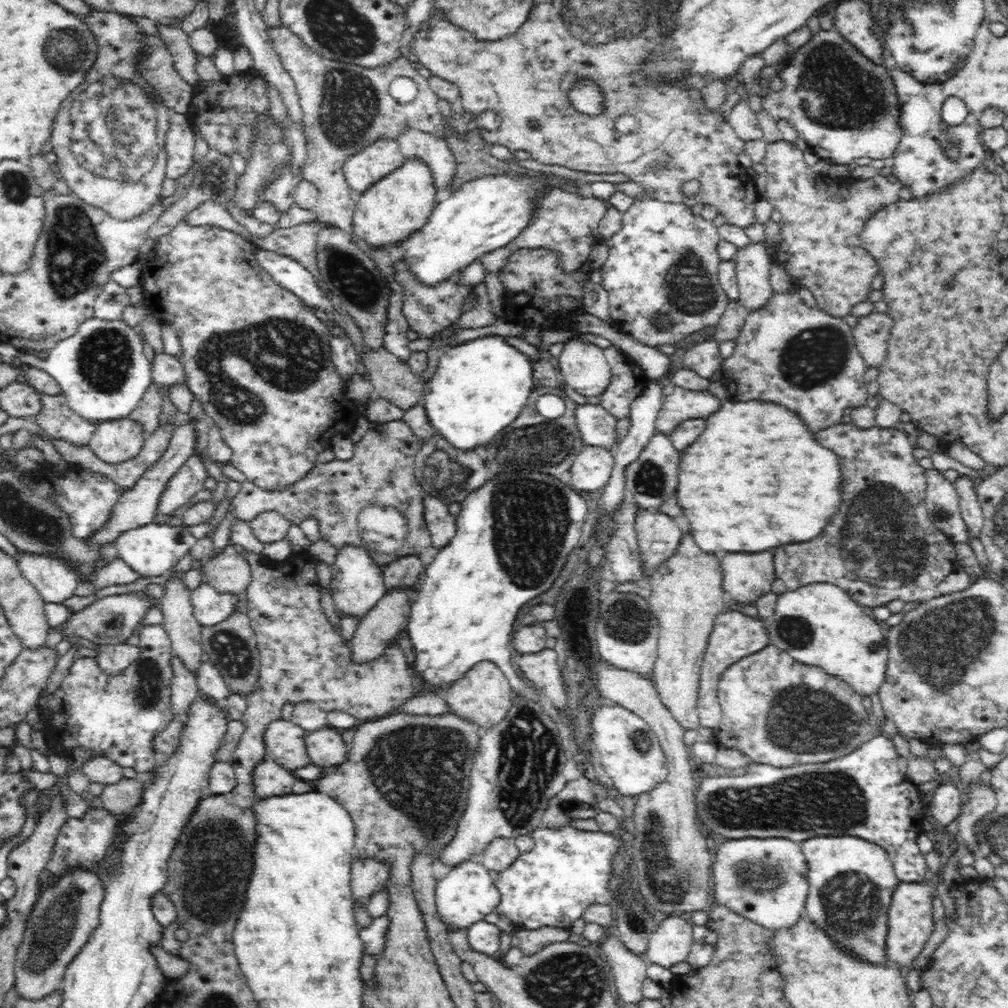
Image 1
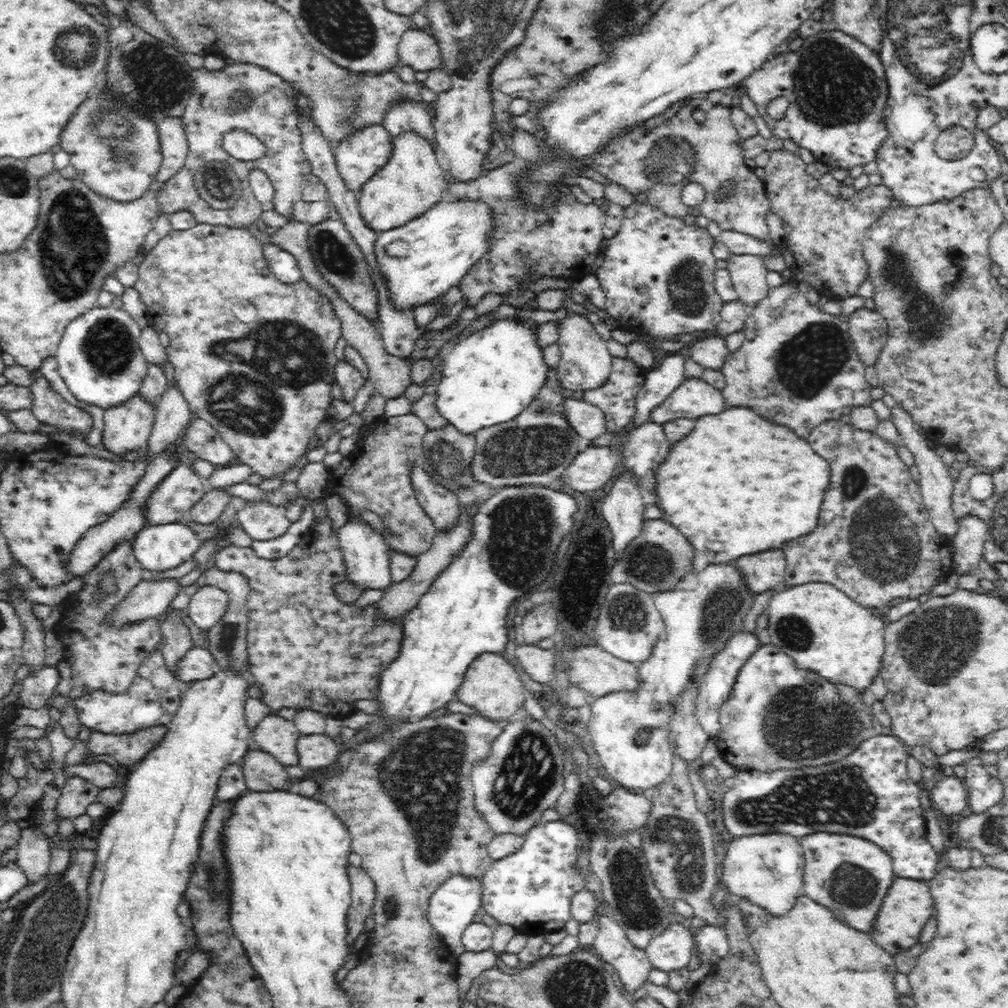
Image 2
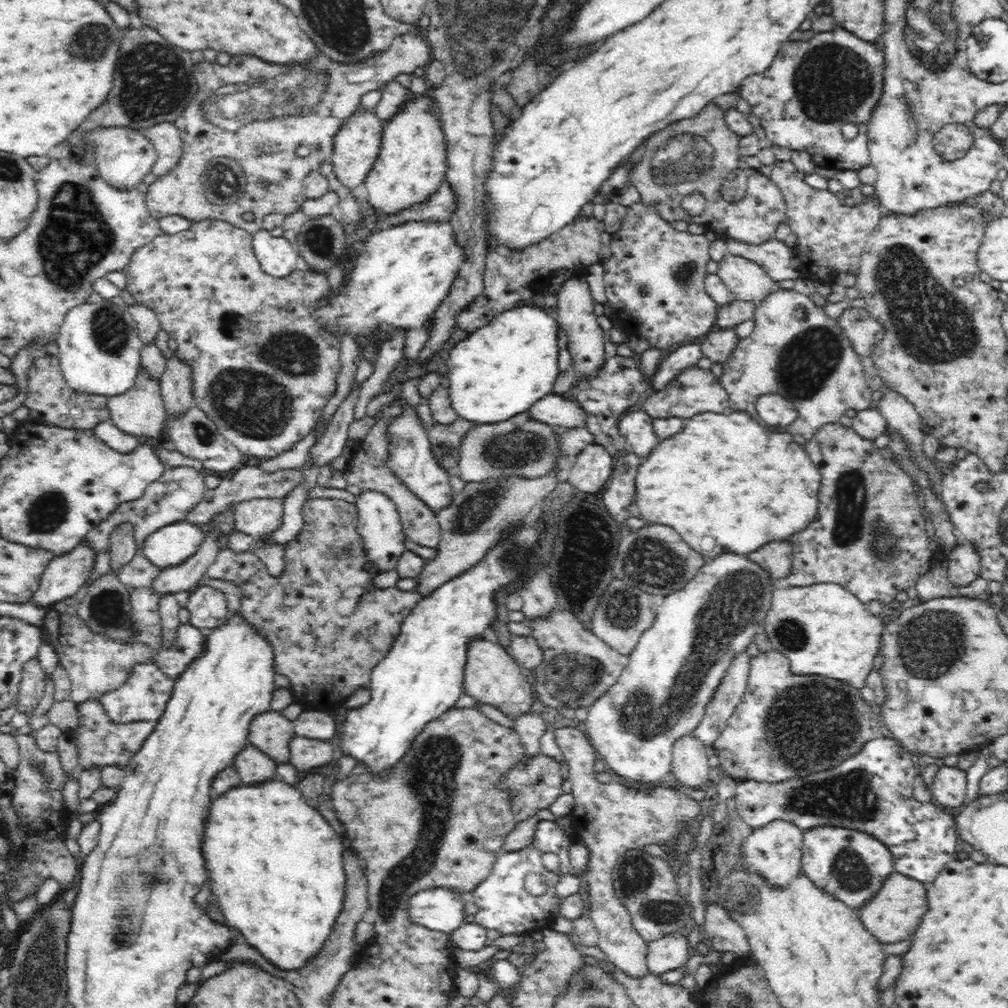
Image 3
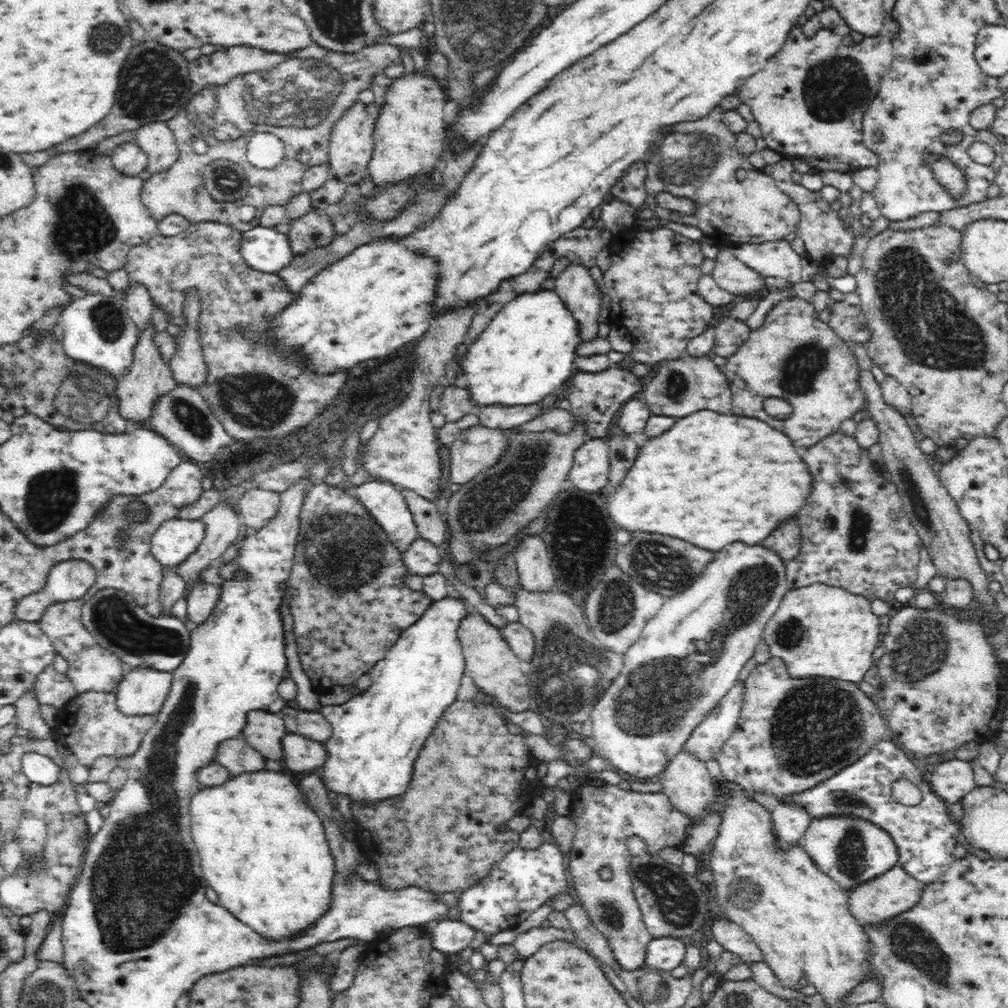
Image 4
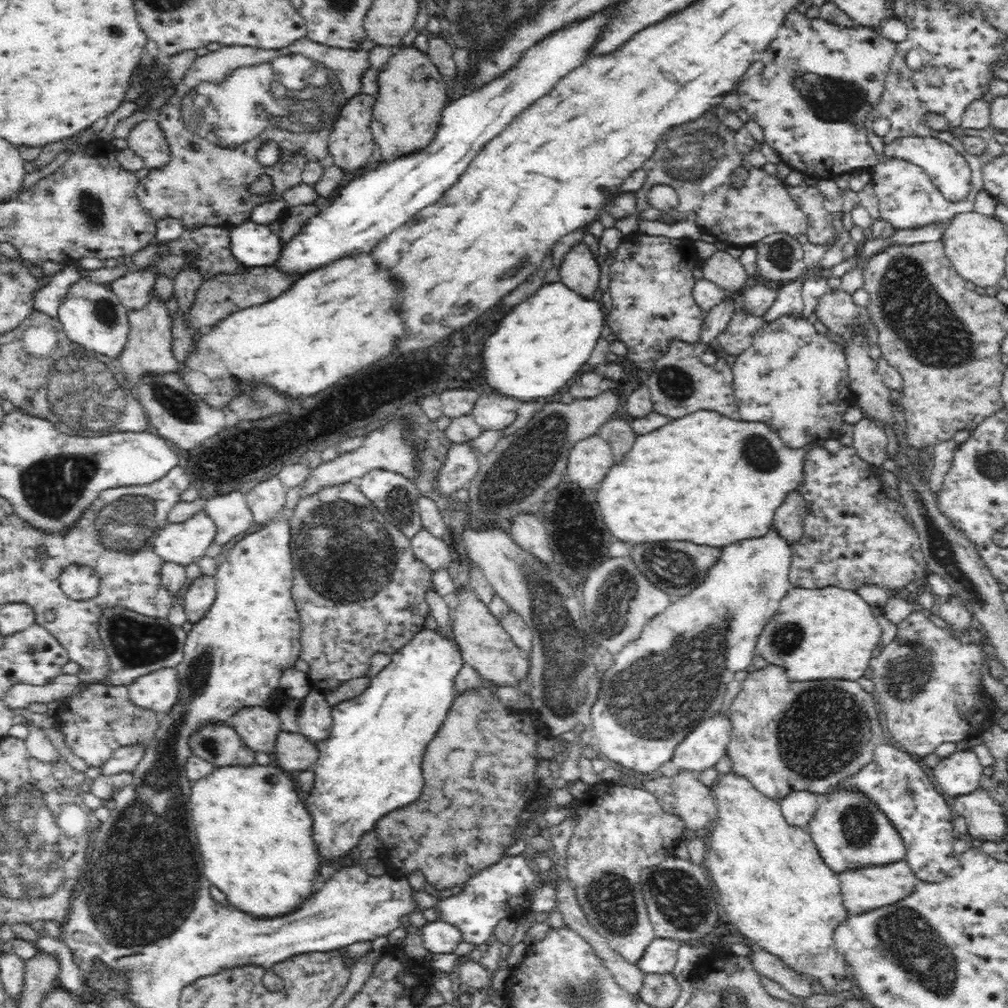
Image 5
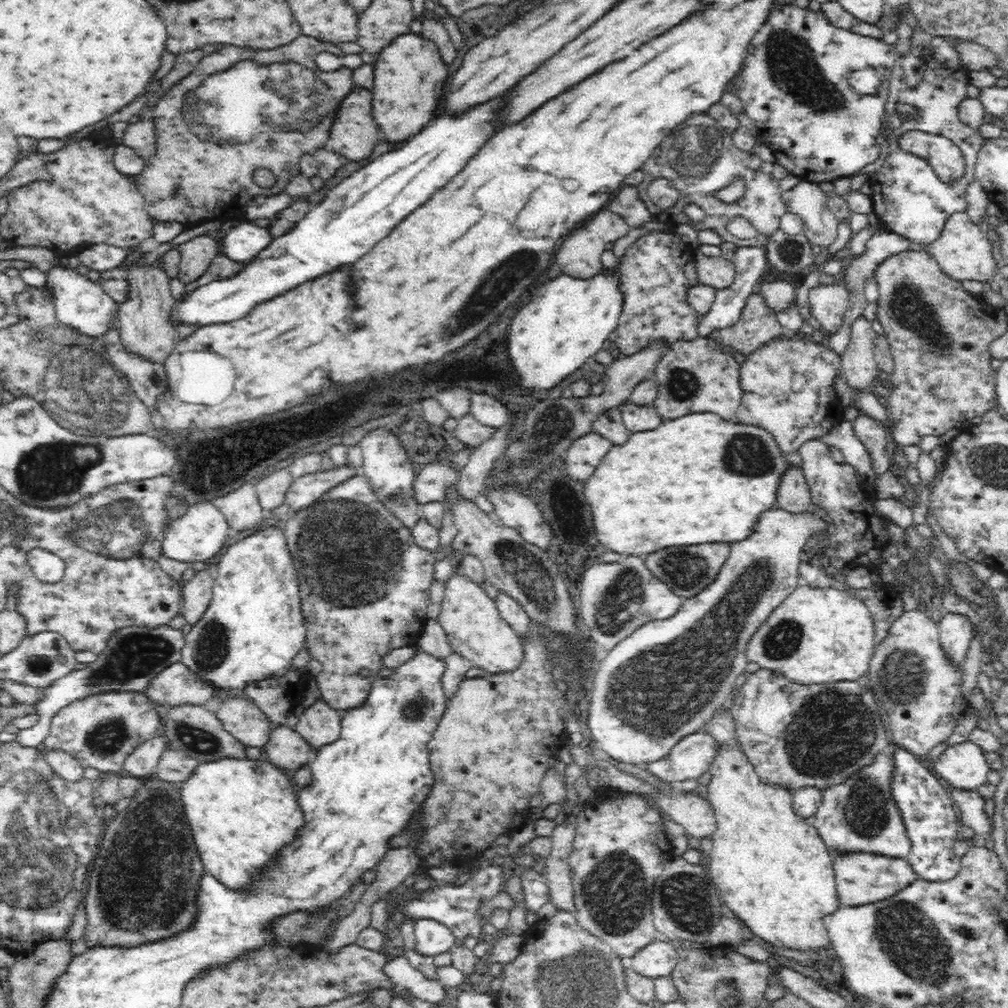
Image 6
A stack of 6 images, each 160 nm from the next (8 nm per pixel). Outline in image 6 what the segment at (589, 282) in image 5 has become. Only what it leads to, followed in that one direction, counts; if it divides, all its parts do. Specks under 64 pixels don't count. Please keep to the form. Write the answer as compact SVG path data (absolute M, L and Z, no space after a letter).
M602 208L594 214L585 223L574 229L566 236L566 240L561 240L558 252L554 254L554 262L558 264L560 270L564 274L572 275L572 277L588 278L595 275L602 269L601 258L606 252L606 246L610 242L615 242L618 238L626 236L630 232L631 226L615 212Z

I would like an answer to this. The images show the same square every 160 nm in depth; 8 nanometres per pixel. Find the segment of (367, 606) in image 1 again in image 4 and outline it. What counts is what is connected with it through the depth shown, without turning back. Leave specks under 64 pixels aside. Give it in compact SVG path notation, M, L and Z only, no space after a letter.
M376 479L358 486L354 494L384 527L388 538L400 551L405 551L419 537L413 513L399 486Z

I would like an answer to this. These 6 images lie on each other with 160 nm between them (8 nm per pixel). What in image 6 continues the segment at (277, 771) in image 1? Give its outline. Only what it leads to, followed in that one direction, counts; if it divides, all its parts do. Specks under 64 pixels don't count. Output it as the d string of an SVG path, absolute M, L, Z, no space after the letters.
M182 703L160 709L162 729L159 734L169 741L169 747L181 750L186 753L186 756L198 762L210 762L212 759L226 757L246 757L245 745L224 730L212 707L205 707L196 703Z

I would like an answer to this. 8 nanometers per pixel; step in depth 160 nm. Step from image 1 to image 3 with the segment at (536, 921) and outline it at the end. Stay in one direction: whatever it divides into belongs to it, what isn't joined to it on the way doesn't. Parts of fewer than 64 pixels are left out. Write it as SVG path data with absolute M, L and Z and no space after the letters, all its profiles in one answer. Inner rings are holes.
M540 821L536 824L532 843L517 851L502 852L492 872L468 895L478 906L474 923L487 930L498 930L500 935L512 935L525 933L528 924L538 924L542 918L550 920L558 916L560 898L555 897L555 890L562 874L570 874L572 870L569 857L572 841L554 821ZM548 852L558 856L558 872L551 872L542 864L542 856Z

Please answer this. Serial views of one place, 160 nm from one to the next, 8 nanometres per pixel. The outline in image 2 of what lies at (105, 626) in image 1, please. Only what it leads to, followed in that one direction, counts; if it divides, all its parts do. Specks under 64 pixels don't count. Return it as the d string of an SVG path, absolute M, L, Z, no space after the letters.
M176 578L144 580L130 591L126 600L108 614L108 623L123 625L140 619L150 618L166 612L172 598L180 592L182 584Z

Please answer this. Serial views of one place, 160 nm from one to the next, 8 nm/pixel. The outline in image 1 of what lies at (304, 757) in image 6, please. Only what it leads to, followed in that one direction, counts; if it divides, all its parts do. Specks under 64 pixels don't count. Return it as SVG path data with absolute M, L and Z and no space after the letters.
M335 728L306 732L304 742L310 765L333 770L346 760L348 746Z

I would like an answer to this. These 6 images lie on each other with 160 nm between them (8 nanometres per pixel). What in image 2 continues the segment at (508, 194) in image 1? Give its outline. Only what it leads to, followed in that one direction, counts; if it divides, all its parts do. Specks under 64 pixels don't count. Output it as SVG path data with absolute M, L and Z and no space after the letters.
M441 200L424 214L404 223L404 226L381 231L373 246L377 270L383 278L383 288L387 292L389 306L397 312L414 312L422 306L432 304L444 296L450 288L458 287L460 280L480 260L490 246L491 212L481 202L450 202Z

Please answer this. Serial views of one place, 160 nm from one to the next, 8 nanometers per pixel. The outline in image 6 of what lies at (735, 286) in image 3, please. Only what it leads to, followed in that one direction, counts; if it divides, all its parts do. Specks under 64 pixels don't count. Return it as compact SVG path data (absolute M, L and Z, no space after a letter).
M699 250L693 255L698 285L711 286L717 291L728 288L734 280L734 265L729 257L707 257Z

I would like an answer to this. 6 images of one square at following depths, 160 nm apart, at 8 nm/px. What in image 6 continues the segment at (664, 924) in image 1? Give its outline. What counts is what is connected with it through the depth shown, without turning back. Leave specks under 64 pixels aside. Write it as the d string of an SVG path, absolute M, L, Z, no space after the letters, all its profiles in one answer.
M656 940L640 948L628 961L629 967L640 976L651 979L671 976L676 969L679 957L676 948L670 942Z

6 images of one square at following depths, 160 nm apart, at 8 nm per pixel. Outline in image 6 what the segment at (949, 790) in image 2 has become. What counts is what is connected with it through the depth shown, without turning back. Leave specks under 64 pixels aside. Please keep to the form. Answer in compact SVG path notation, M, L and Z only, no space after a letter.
M971 741L948 746L934 763L946 784L969 791L987 782L990 769L985 751Z

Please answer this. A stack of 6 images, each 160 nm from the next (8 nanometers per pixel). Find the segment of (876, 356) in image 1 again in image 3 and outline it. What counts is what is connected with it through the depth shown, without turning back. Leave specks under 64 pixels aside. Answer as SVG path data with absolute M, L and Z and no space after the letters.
M849 306L836 319L844 336L860 356L869 356L872 347L883 338L885 333L885 328L864 308Z

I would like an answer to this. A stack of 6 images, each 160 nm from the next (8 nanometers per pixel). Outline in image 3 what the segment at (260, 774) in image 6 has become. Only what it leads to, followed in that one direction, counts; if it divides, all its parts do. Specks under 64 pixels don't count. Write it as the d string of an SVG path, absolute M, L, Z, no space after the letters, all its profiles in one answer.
M278 778L266 779L266 782L256 784L256 786L254 784L250 784L250 786L238 785L230 787L222 794L214 794L205 810L203 826L204 832L202 833L202 848L200 850L202 850L201 854L204 858L208 886L215 904L221 910L225 923L243 932L247 944L256 948L270 964L277 968L304 968L306 962L322 950L322 946L324 946L326 938L330 936L332 926L340 914L345 891L345 874L342 868L342 853L346 846L344 837L340 836L321 814L318 814L314 808L310 808L304 802L304 798L300 796L300 792L296 788L292 788L290 783Z

